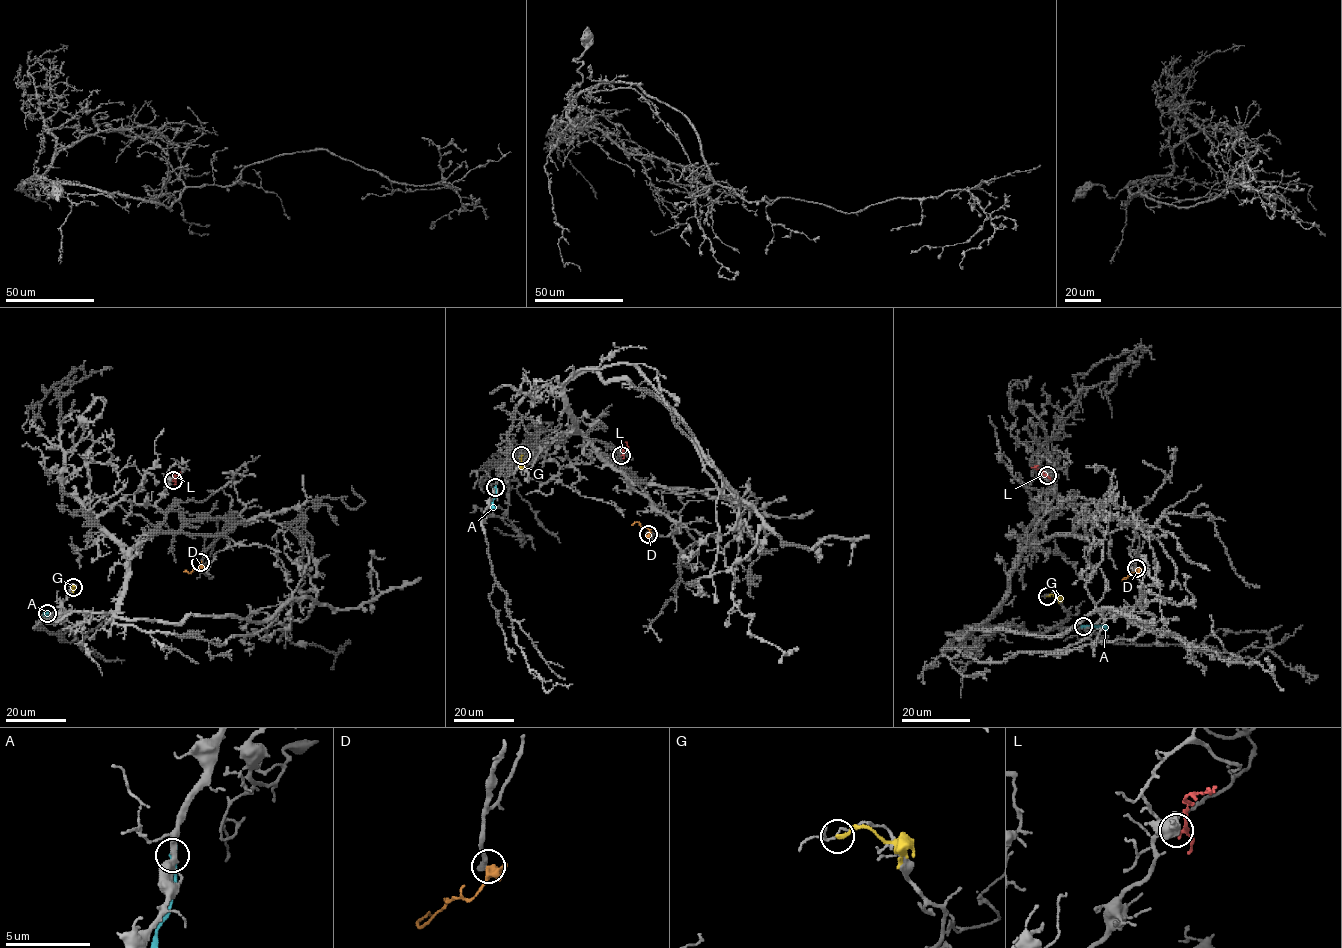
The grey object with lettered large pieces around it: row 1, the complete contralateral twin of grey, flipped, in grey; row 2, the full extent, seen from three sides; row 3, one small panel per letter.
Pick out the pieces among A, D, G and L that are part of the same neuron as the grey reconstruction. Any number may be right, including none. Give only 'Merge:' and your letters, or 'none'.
Merge: none

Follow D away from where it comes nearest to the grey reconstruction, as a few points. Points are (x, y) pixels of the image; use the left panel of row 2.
D: (200, 562), (202, 568), (183, 571)

